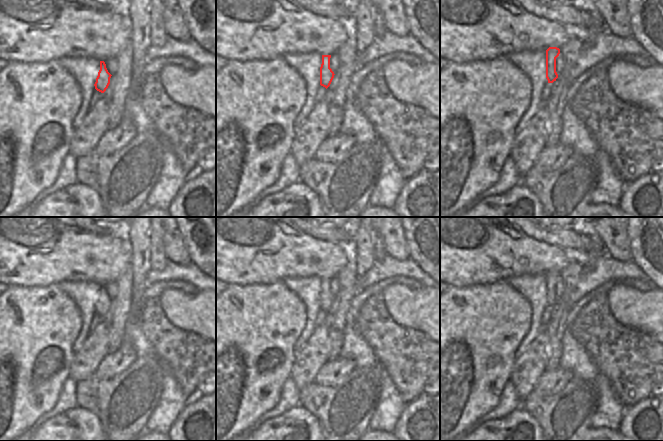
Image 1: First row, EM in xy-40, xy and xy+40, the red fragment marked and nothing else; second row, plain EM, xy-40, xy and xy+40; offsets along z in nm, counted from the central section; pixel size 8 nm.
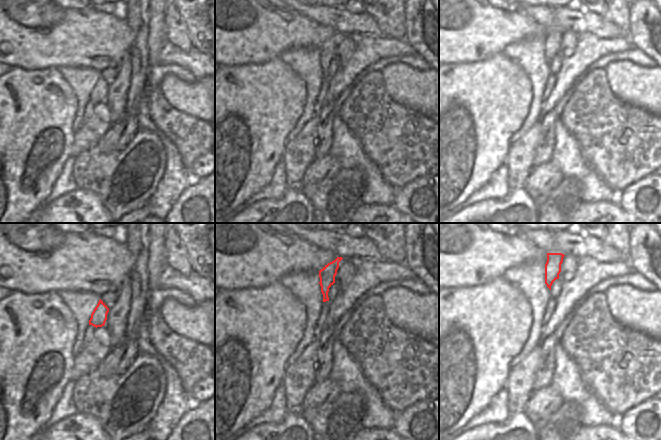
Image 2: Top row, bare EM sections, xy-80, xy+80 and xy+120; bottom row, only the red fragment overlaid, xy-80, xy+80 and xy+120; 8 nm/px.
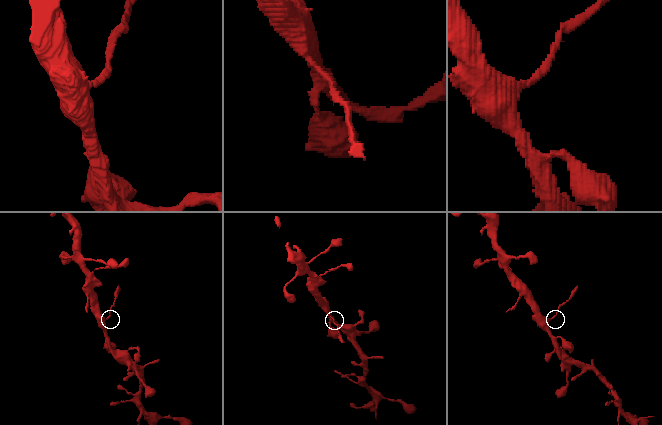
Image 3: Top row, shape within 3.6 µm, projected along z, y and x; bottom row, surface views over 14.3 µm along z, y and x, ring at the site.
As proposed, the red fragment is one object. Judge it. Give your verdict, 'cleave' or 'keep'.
cleave

